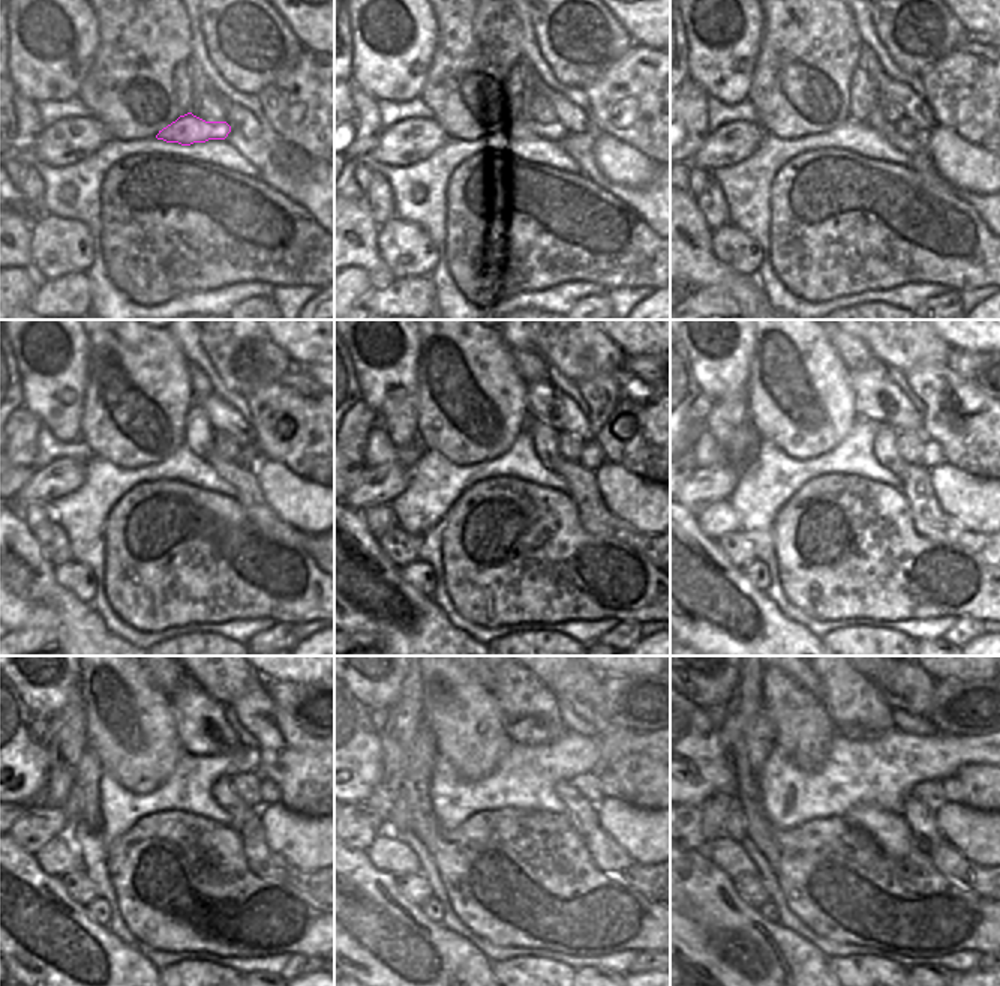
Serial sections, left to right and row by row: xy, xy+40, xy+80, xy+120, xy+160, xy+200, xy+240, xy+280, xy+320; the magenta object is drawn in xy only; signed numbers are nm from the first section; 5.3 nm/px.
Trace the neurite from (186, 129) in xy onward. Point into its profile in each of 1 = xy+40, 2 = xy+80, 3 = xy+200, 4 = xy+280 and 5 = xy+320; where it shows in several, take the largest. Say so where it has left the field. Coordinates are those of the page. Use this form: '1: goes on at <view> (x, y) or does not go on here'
1: goes on at xy+40 (519, 128)
2: goes on at xy+80 (903, 126)
3: goes on at xy+200 (931, 455)
4: goes on at xy+280 (610, 788)
5: goes on at xy+320 (954, 793)

